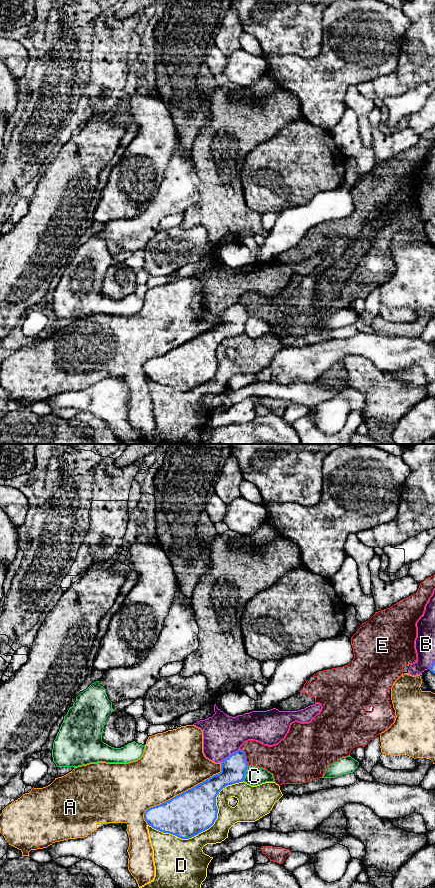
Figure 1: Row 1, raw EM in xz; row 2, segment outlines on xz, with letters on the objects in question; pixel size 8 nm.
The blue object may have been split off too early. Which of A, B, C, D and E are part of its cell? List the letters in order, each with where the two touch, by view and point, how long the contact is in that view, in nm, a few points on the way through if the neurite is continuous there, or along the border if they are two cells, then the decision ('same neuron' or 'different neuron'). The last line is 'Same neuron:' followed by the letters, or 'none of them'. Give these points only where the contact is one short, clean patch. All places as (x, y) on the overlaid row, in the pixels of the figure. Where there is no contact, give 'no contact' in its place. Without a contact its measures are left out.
A: contact xz (181, 793); length 800 nm; different neuron
B: contact xz (229, 755); length 190 nm; different neuron
C: contact xz (244, 773); length 130 nm; border xz (248, 766), (243, 780); different neuron
D: contact xz (208, 828); length 850 nm; different neuron
E: contact xz (245, 757); length 150 nm; different neuron
Same neuron: none of them

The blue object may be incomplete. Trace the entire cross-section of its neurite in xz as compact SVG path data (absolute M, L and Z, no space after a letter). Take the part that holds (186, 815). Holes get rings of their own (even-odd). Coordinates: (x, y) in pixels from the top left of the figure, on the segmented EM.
M238 750L221 762L221 772L194 786L172 799L149 808L144 819L149 826L163 833L175 835L181 839L192 838L209 829L217 819L216 797L228 785L243 782L248 764L245 752Z

